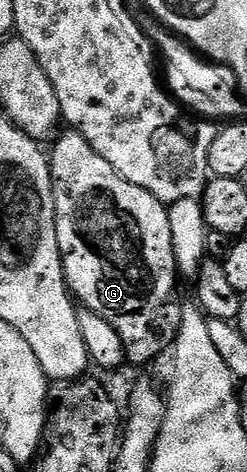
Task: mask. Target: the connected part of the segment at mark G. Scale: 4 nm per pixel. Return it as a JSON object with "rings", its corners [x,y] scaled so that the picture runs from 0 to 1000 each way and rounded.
{"rings":[[[287,273],[263,280],[206,305],[211,320],[202,311],[227,492],[235,528],[259,542],[259,593],[296,636],[324,650],[397,663],[397,672],[462,689],[462,706],[494,714],[502,758],[522,771],[607,769],[692,737],[729,695],[737,633],[713,627],[721,581],[692,511],[684,441],[591,400],[526,392],[526,383],[494,377],[462,350],[429,341],[429,333],[397,333],[397,324],[381,324],[372,309],[316,280]]]}

